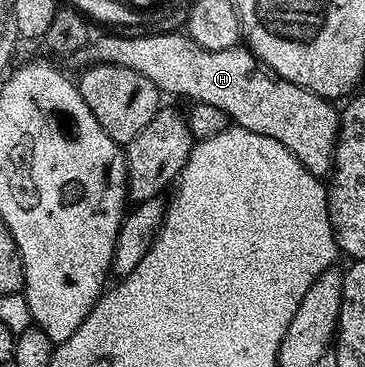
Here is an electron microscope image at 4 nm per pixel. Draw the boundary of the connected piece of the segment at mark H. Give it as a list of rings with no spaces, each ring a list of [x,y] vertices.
[[[152,31],[152,36],[103,36],[92,43],[89,48],[91,60],[100,64],[117,64],[129,66],[137,70],[137,74],[145,74],[149,82],[159,88],[160,93],[171,96],[188,96],[188,101],[209,103],[217,106],[229,117],[232,125],[249,130],[253,134],[265,134],[281,146],[285,146],[315,176],[326,177],[332,171],[335,162],[335,143],[339,137],[340,113],[336,105],[325,96],[318,96],[308,88],[297,86],[288,80],[280,80],[274,72],[268,70],[263,61],[246,46],[236,46],[229,50],[205,50],[205,46],[197,46],[191,37],[182,31],[173,32]]]

